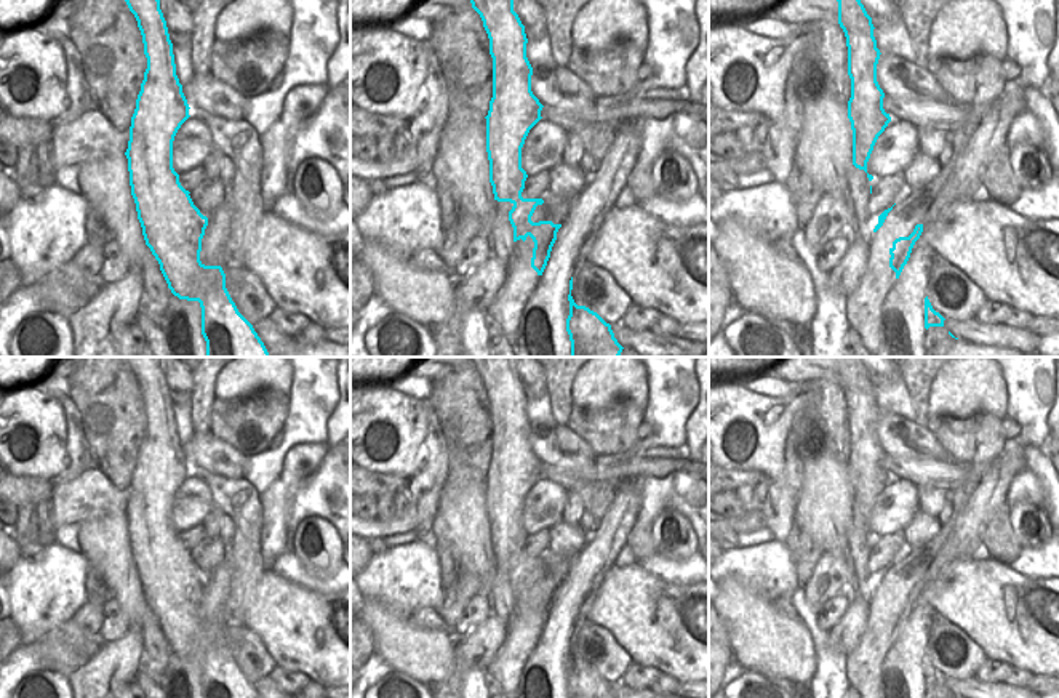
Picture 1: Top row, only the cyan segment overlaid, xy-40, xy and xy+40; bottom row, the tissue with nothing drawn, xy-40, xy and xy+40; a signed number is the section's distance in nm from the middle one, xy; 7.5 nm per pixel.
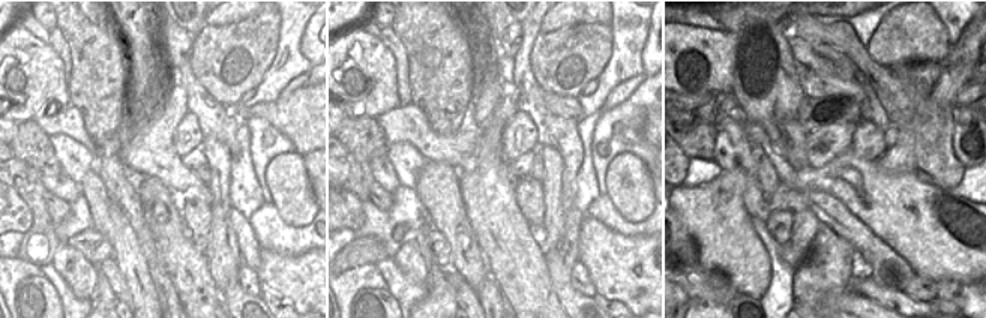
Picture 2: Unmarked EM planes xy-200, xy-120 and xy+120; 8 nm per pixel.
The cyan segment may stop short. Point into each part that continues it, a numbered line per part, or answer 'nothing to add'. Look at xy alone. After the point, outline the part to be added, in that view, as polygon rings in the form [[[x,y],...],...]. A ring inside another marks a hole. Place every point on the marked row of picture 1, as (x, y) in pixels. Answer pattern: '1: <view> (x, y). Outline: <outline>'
nothing to add

